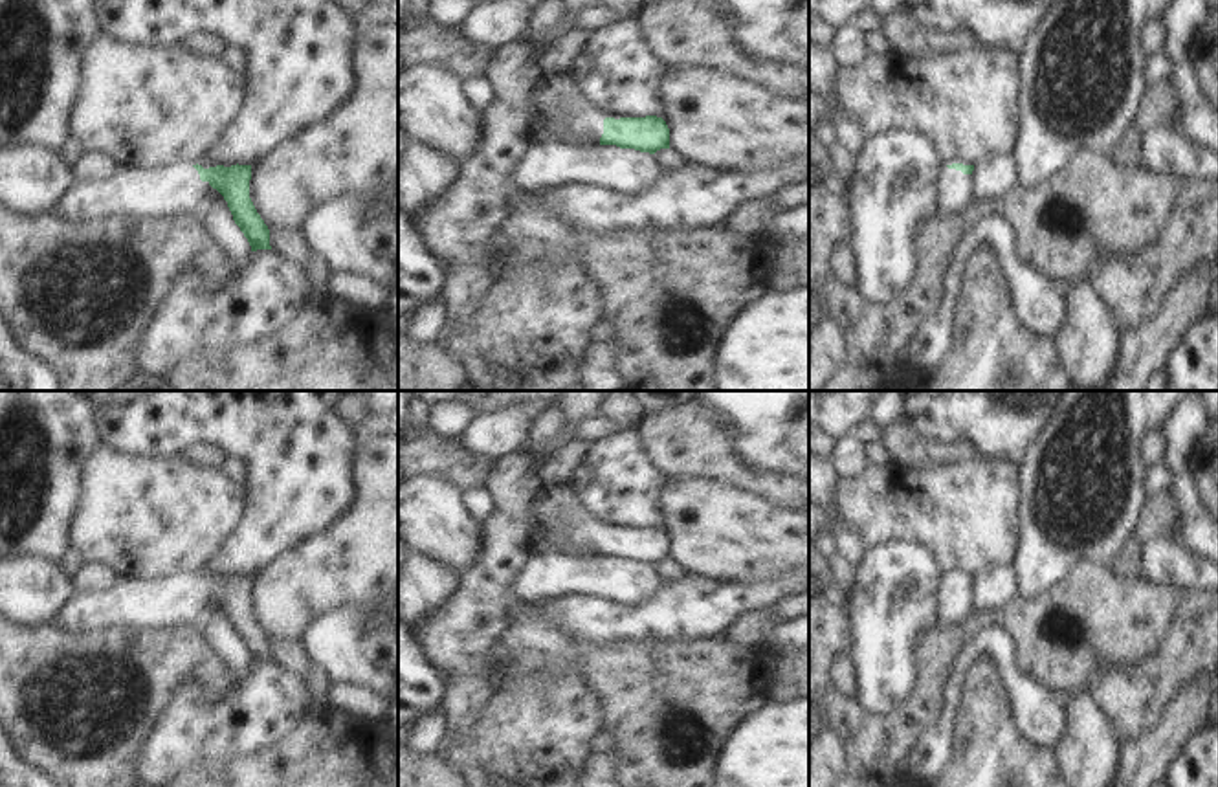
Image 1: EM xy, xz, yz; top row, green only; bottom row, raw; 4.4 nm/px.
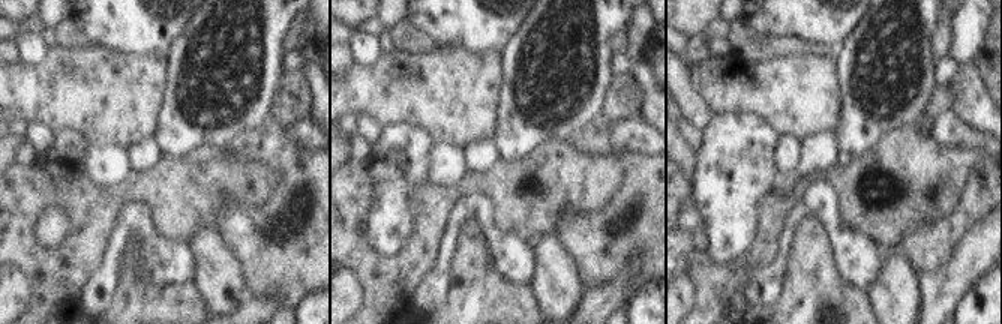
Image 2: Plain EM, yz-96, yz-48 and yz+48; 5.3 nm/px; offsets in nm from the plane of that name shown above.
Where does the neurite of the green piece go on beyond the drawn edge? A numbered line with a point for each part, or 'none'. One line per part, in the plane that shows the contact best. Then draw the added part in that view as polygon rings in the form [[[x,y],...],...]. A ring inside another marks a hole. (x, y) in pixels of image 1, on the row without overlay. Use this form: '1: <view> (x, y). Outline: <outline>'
1: yz (954, 602). Outline: [[[945,578],[937,594],[937,611],[943,624],[963,624],[974,613],[974,589]]]

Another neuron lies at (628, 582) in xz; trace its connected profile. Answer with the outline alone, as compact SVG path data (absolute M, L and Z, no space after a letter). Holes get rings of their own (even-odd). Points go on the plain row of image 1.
M530 552L512 582L519 604L541 604L565 593L587 593L626 607L642 604L662 585L655 565L616 556L576 560L565 554Z

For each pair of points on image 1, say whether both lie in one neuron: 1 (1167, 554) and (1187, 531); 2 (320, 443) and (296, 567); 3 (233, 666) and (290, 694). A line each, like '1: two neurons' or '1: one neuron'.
1: two neurons
2: two neurons
3: two neurons

